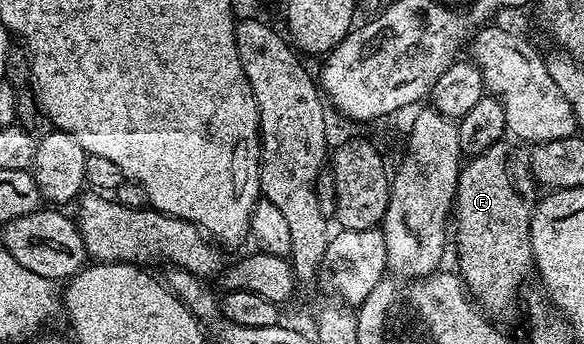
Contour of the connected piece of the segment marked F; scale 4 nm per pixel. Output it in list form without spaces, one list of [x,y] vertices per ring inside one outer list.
[[[499,142],[491,145],[490,148],[484,150],[479,156],[471,156],[463,163],[462,170],[458,174],[458,189],[454,195],[454,206],[452,209],[452,228],[458,231],[458,268],[457,275],[461,276],[462,283],[466,285],[471,297],[476,301],[479,308],[486,313],[487,316],[495,321],[501,322],[505,316],[510,316],[517,306],[518,287],[522,284],[522,279],[526,276],[526,271],[531,271],[534,255],[532,254],[532,242],[530,241],[530,223],[532,222],[532,214],[536,203],[536,195],[534,196],[534,188],[536,189],[536,181],[529,163],[526,164],[520,157],[514,153],[515,145],[513,143]]]

